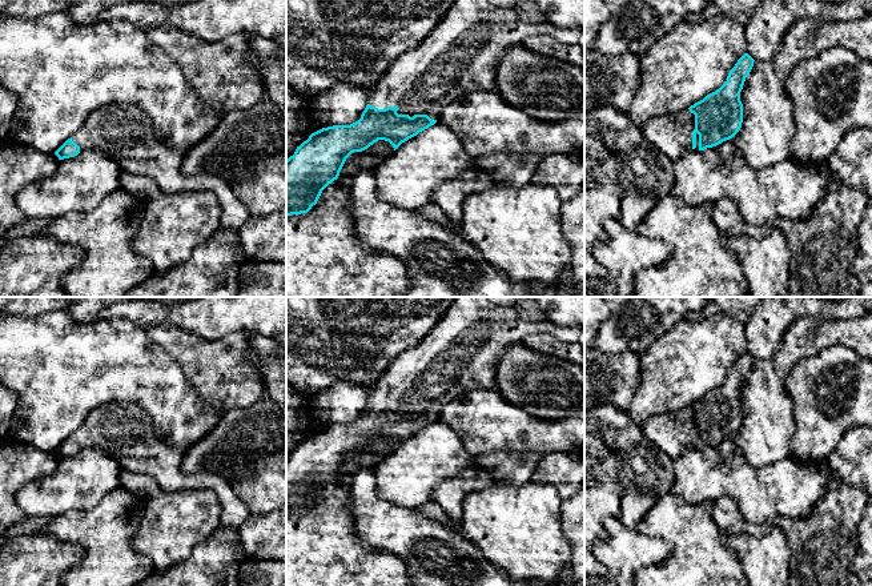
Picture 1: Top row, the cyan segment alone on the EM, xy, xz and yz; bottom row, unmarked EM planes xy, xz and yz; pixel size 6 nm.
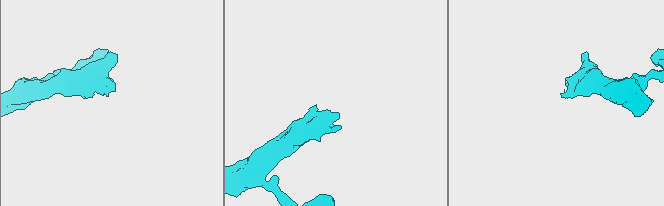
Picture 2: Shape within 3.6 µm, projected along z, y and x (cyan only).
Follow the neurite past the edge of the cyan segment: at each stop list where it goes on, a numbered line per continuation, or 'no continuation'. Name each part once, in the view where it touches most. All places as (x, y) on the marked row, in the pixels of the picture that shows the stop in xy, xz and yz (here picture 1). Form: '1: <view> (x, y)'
1: yz (671, 133)

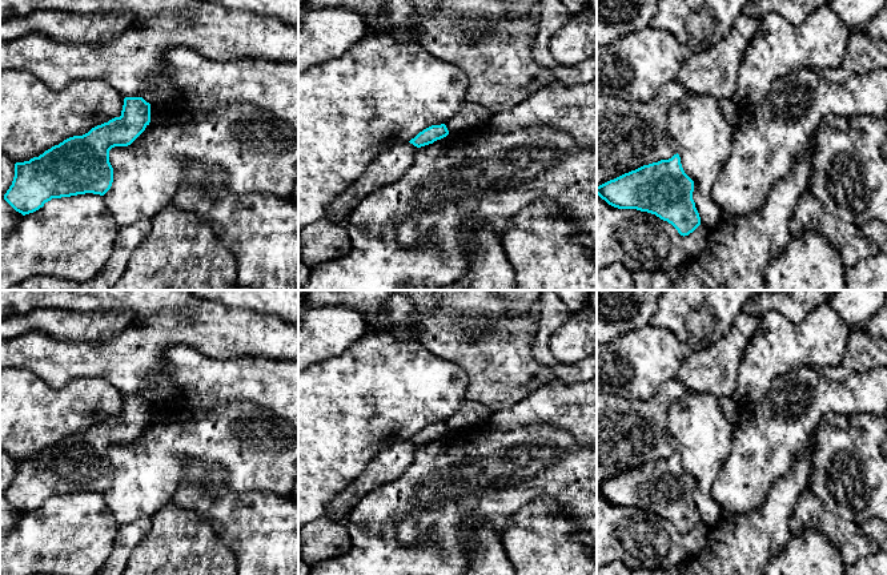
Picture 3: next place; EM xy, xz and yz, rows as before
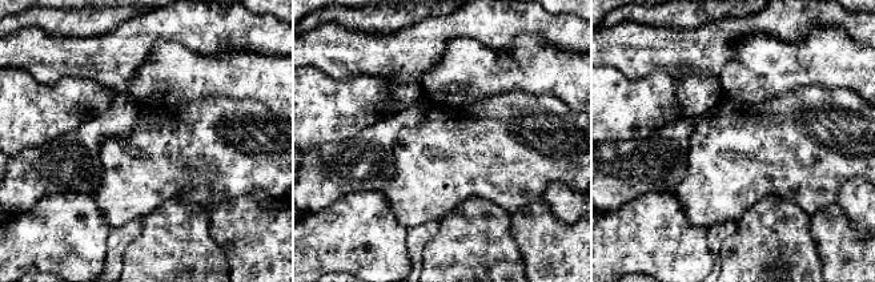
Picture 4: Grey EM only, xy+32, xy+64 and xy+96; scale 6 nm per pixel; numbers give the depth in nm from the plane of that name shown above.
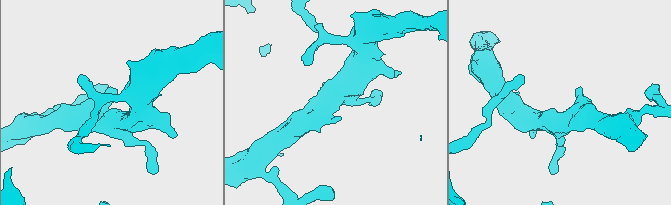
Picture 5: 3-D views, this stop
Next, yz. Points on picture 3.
no continuation

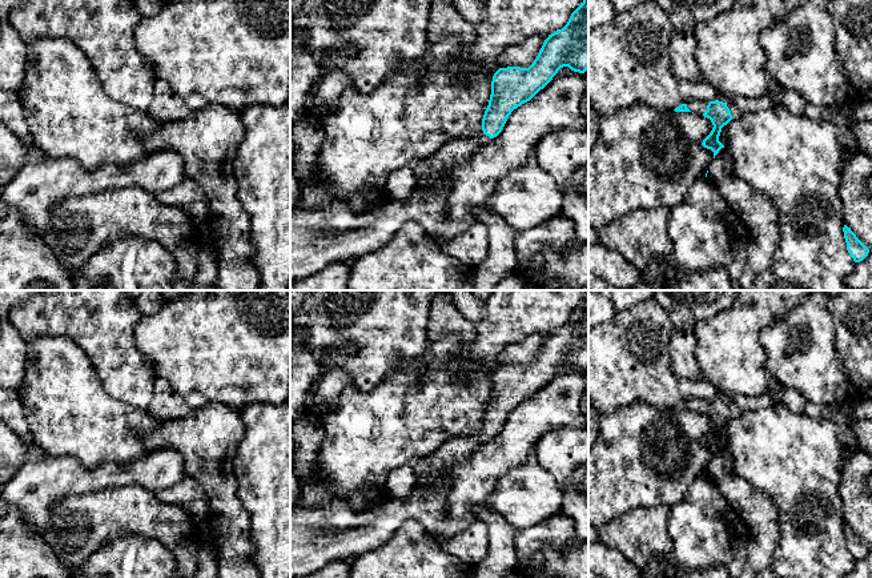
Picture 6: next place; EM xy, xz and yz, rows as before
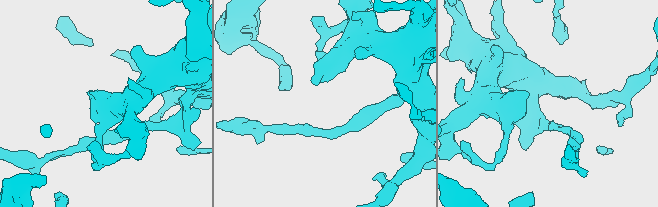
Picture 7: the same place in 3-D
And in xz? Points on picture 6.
1: xz (457, 152)

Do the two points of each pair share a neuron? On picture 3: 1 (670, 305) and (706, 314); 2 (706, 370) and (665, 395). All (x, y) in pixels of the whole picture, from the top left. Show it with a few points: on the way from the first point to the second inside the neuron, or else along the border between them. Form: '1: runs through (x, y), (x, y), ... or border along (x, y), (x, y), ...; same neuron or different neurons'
1: runs through (679, 306), (697, 306); same neuron
2: border along (675, 378), (689, 389); different neurons

